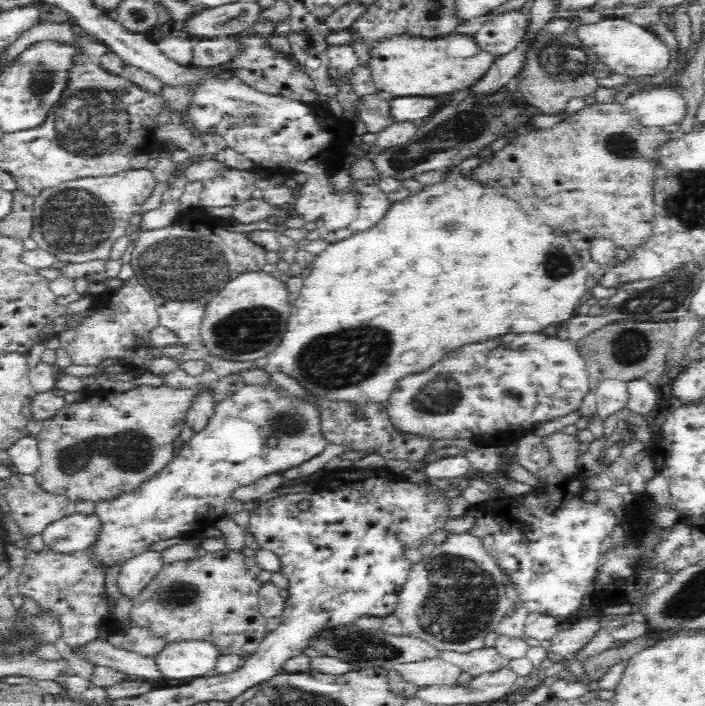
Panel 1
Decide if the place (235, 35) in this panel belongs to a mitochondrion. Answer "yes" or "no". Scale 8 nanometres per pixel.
no

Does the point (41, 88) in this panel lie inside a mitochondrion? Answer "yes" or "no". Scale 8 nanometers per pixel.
yes

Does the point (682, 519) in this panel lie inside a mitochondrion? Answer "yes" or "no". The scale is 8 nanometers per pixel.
no

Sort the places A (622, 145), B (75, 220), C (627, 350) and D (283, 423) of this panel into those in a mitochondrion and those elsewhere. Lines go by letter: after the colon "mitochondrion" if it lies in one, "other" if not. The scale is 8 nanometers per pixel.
A: mitochondrion
B: mitochondrion
C: mitochondrion
D: mitochondrion

